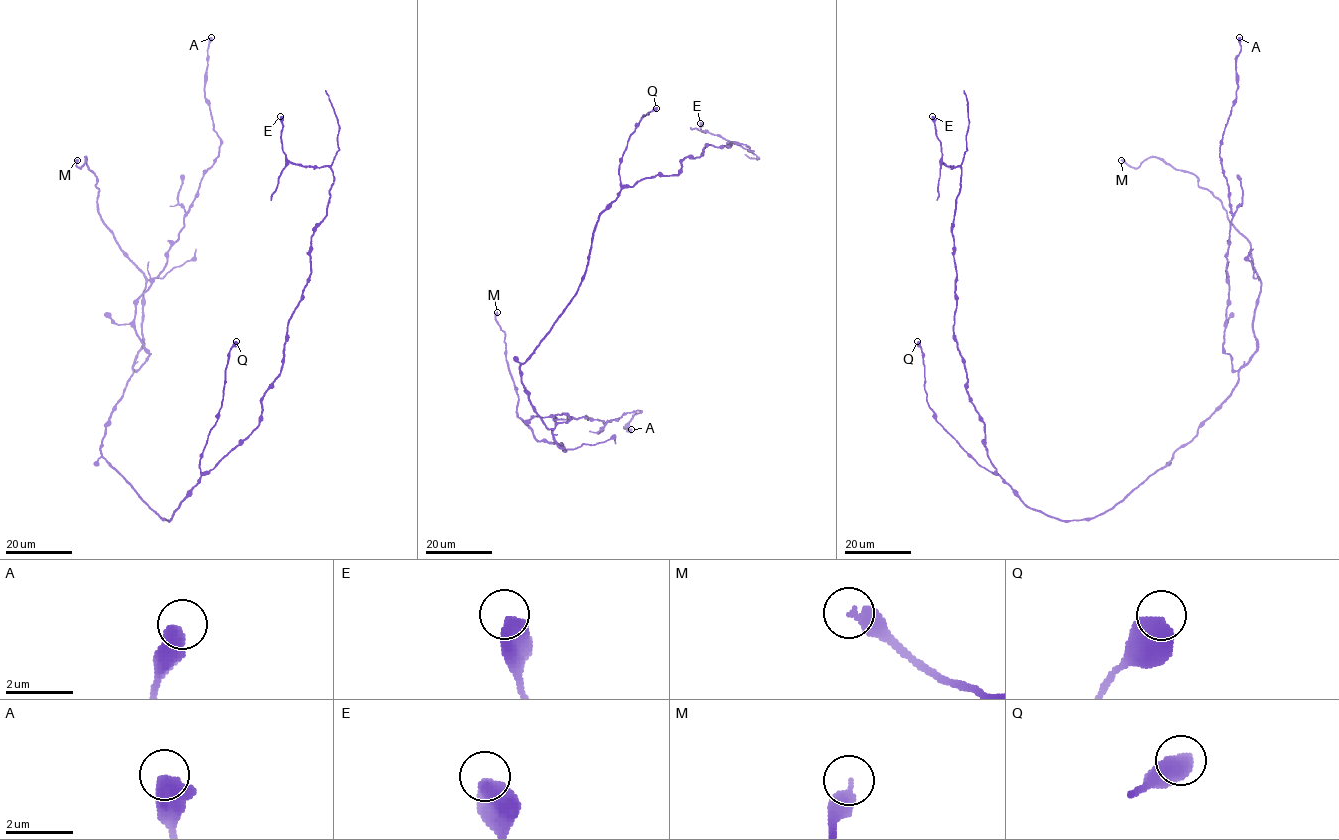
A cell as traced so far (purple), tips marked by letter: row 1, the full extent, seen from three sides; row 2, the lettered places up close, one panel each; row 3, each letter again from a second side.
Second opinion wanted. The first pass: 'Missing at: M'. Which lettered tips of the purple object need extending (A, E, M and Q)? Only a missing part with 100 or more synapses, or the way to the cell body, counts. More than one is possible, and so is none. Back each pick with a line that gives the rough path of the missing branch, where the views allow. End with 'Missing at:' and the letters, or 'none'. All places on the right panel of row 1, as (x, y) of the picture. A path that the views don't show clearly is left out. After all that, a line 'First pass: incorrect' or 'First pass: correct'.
M: (1121, 160), (1134, 171), (1140, 161), (1148, 173), (1147, 190), (1133, 219), (1163, 256), (1165, 269), (1161, 243)
Missing at: M
First pass: correct

